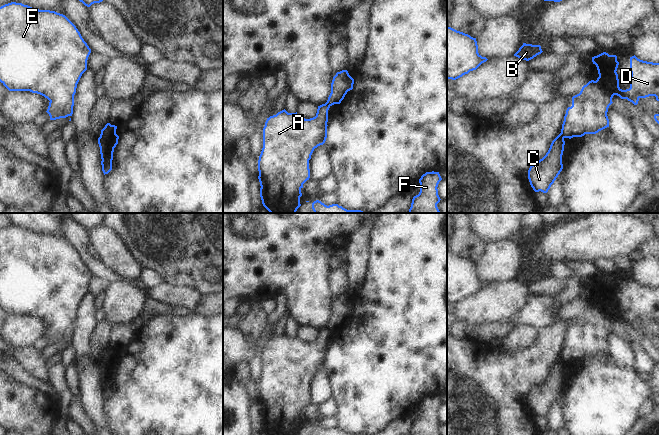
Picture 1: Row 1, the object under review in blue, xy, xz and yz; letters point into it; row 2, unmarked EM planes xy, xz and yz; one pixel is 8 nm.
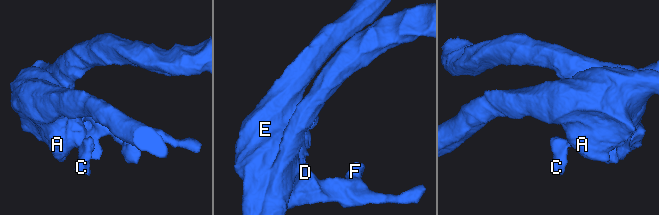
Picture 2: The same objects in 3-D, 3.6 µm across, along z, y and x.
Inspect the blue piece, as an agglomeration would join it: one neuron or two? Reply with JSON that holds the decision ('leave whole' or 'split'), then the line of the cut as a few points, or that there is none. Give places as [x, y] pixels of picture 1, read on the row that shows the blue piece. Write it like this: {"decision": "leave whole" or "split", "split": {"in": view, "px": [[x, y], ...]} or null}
{"decision": "split", "split": {"in": "yz", "px": [[560, 133], [563, 139]]}}

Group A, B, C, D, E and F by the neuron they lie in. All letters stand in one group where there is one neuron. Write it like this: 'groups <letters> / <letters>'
groups A B D E F / C

